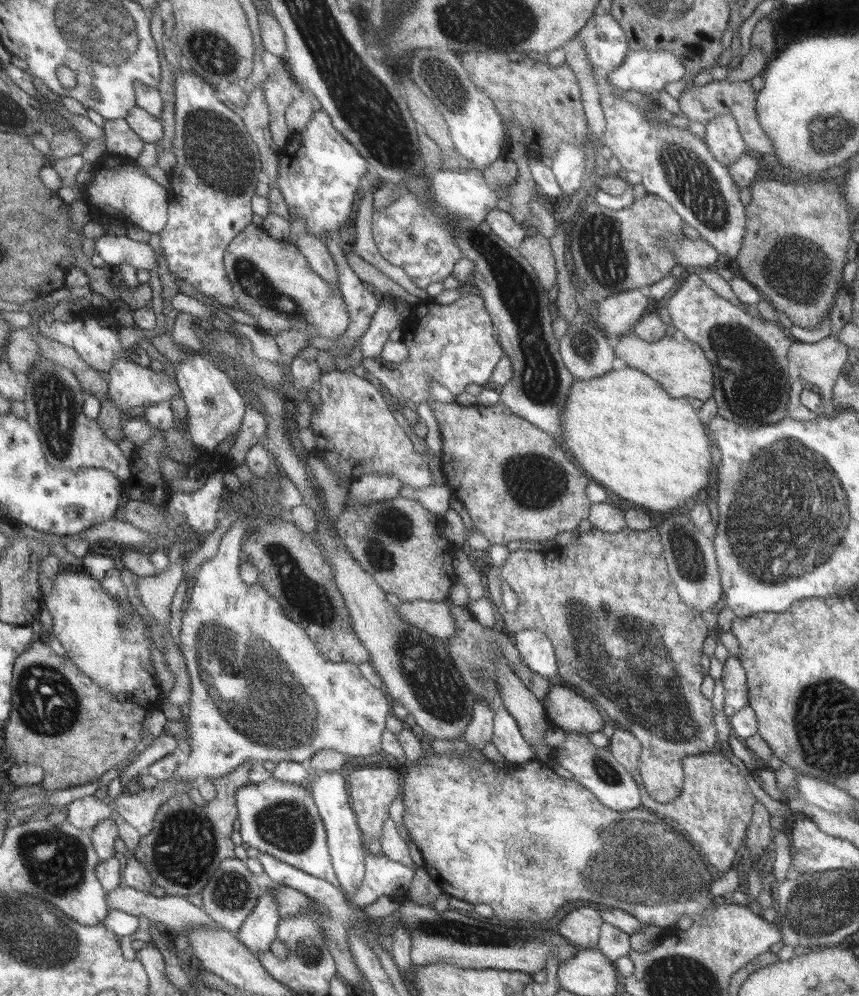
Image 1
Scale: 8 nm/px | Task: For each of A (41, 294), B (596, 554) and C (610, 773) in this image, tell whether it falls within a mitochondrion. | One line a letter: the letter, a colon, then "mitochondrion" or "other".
A: other
B: other
C: mitochondrion

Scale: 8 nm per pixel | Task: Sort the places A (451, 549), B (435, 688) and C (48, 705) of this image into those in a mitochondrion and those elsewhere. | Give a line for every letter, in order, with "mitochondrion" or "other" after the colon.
A: other
B: mitochondrion
C: mitochondrion

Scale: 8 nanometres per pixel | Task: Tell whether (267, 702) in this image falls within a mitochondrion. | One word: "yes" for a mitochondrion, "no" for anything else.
yes

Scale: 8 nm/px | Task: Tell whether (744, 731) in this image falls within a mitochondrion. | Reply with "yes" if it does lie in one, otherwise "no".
no

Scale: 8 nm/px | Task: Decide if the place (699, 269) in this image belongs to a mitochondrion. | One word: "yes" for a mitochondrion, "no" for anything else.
no

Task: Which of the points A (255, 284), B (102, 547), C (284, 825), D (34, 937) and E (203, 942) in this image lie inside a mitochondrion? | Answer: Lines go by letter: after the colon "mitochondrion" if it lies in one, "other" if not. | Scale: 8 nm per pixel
A: mitochondrion
B: other
C: mitochondrion
D: mitochondrion
E: other

